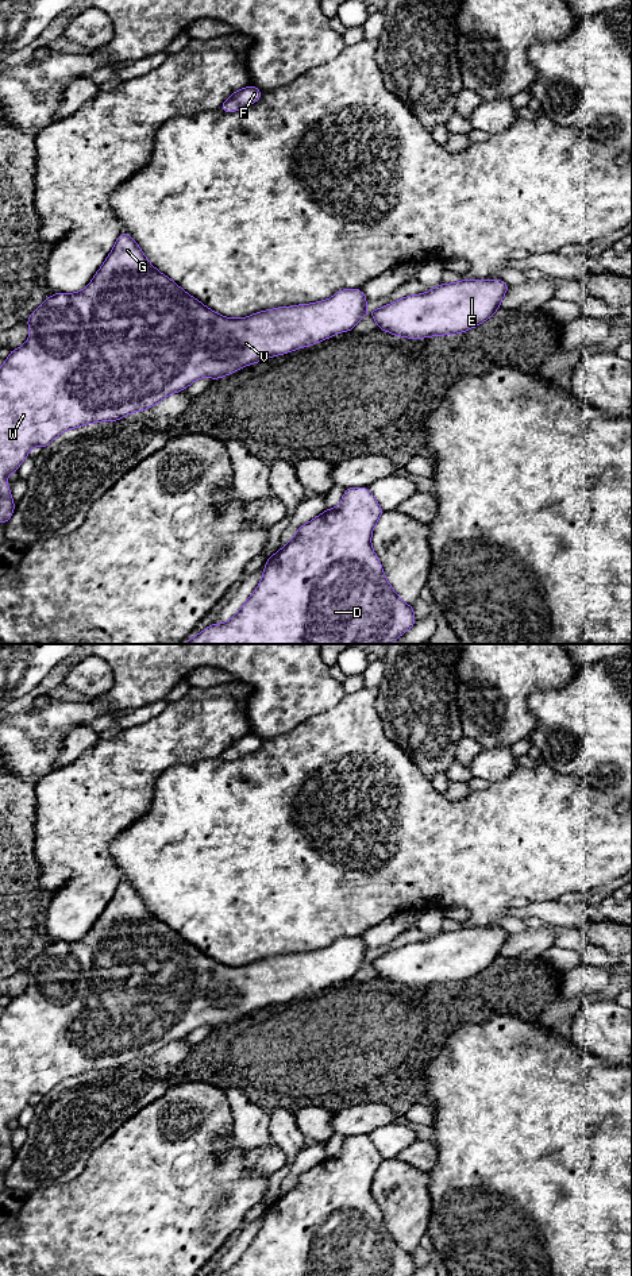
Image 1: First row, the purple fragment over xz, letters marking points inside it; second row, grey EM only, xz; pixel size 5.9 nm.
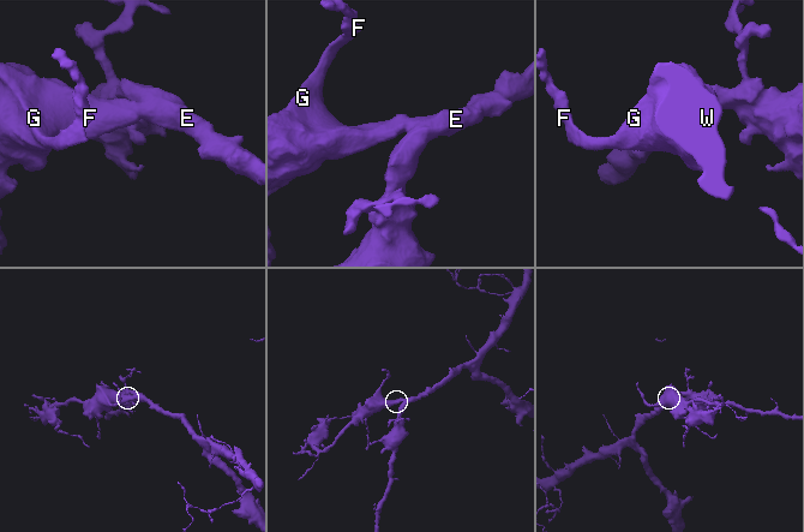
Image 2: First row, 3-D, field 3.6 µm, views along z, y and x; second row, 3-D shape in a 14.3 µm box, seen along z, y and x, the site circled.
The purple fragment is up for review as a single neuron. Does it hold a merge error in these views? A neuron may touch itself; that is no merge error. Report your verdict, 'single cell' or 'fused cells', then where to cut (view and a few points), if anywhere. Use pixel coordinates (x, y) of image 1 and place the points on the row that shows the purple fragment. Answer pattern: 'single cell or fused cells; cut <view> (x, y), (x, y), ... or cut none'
single cell; cut none

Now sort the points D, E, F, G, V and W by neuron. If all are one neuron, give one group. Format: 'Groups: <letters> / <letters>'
Groups: D E F G V W

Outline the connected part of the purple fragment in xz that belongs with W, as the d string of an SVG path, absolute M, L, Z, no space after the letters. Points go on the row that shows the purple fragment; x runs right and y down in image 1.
M122 232L85 289L51 294L30 315L26 321L31 329L27 342L11 350L0 369L0 524L5 524L15 509L7 477L16 473L32 447L45 448L72 428L117 421L132 412L146 410L203 377L216 381L247 365L352 331L367 312L366 302L362 289L342 289L331 298L313 304L278 307L240 319L224 317L158 271L138 243Z

